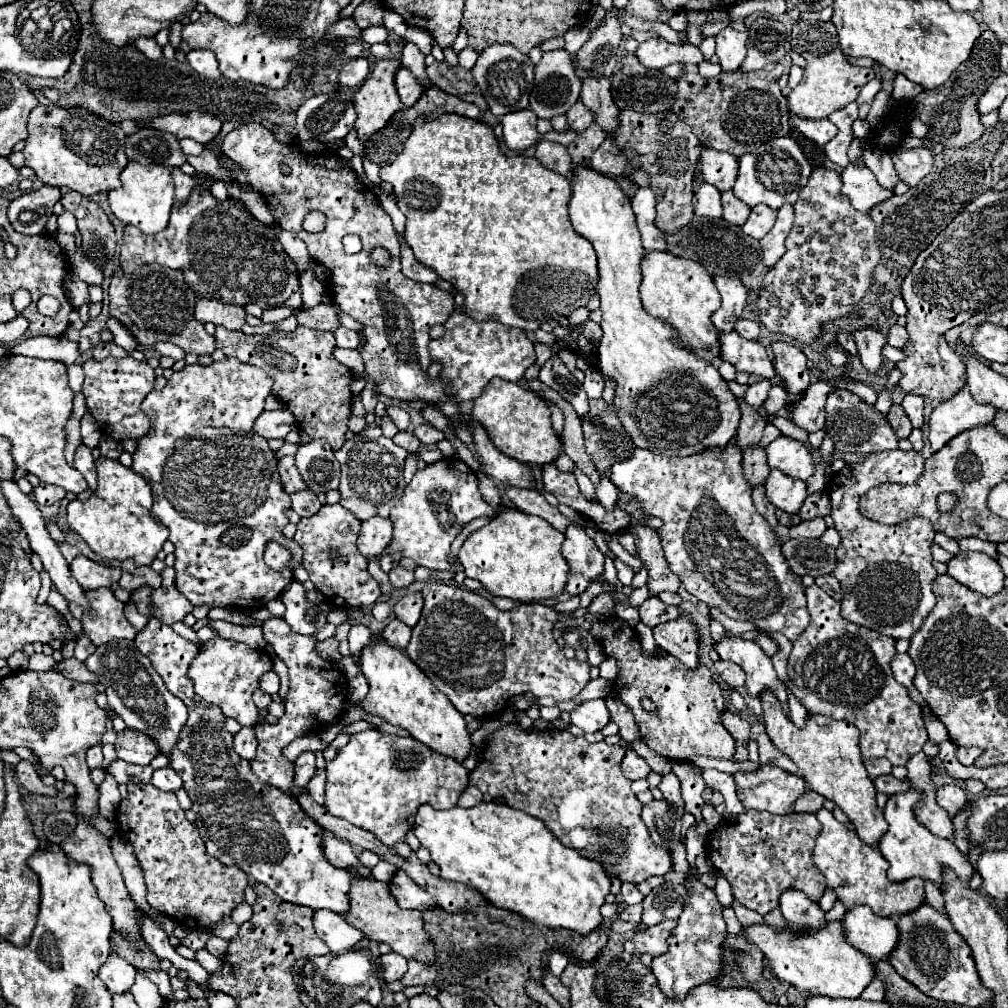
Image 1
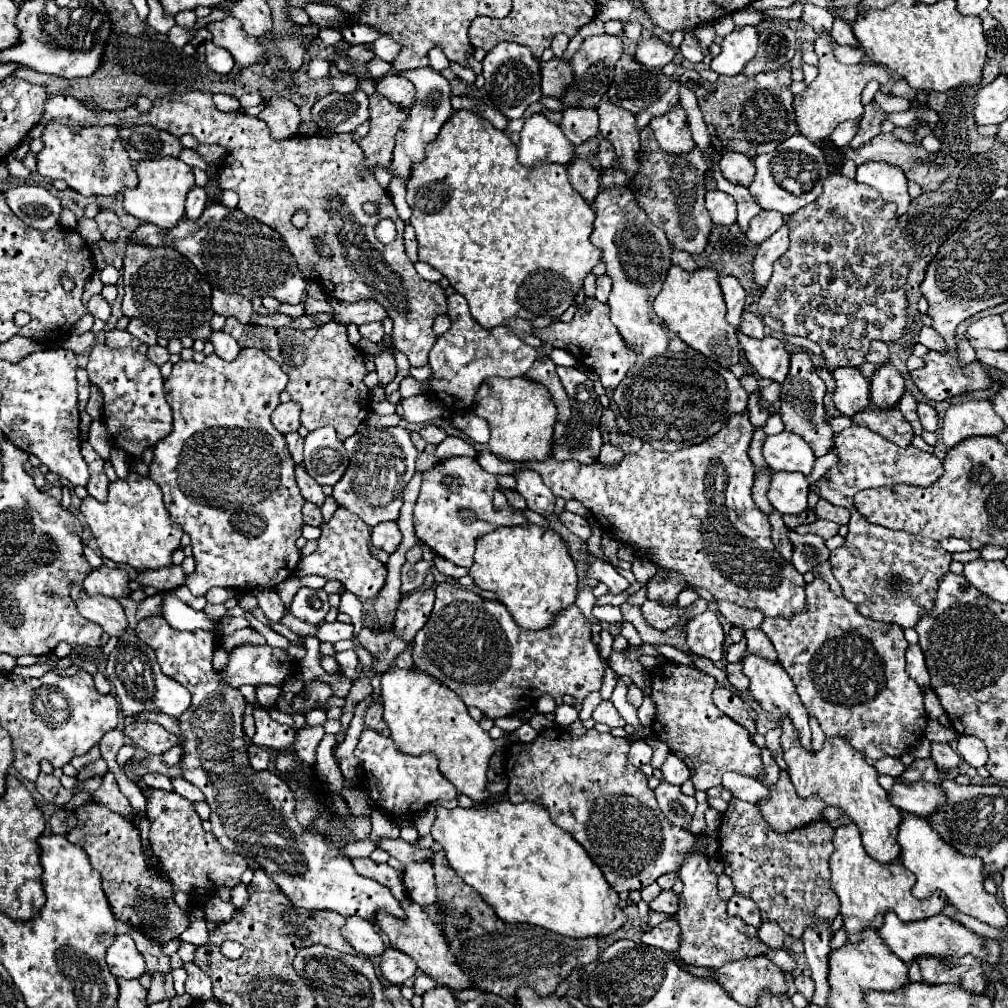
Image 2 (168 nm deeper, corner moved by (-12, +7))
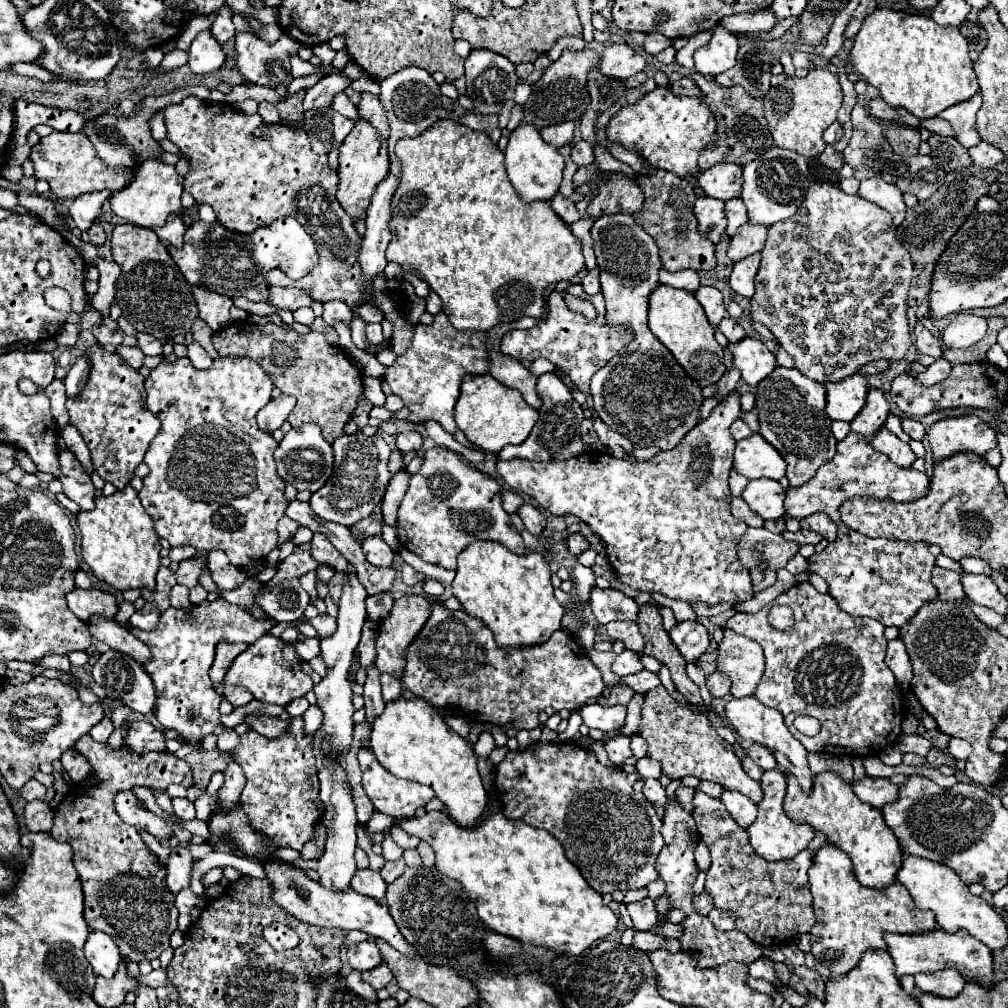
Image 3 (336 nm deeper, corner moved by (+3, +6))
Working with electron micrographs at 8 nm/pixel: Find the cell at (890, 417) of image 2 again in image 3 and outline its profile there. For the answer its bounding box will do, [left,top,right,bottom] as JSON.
[871,428,915,468]

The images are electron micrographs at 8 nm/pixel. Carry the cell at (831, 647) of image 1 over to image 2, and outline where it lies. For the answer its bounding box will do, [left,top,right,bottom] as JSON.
[762,579,928,761]

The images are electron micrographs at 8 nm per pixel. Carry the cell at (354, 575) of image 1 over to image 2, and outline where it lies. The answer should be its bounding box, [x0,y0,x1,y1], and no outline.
[296,507,388,599]

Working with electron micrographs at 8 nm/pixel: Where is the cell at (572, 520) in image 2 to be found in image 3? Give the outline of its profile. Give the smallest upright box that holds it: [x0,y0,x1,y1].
[567,532,589,558]

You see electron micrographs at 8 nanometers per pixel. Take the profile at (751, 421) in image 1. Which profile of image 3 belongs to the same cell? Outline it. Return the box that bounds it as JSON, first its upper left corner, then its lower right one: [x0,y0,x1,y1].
[729,472,749,496]

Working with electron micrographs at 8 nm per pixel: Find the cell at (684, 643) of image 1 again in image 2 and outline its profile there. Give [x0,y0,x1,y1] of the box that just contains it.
[684,611,724,661]

